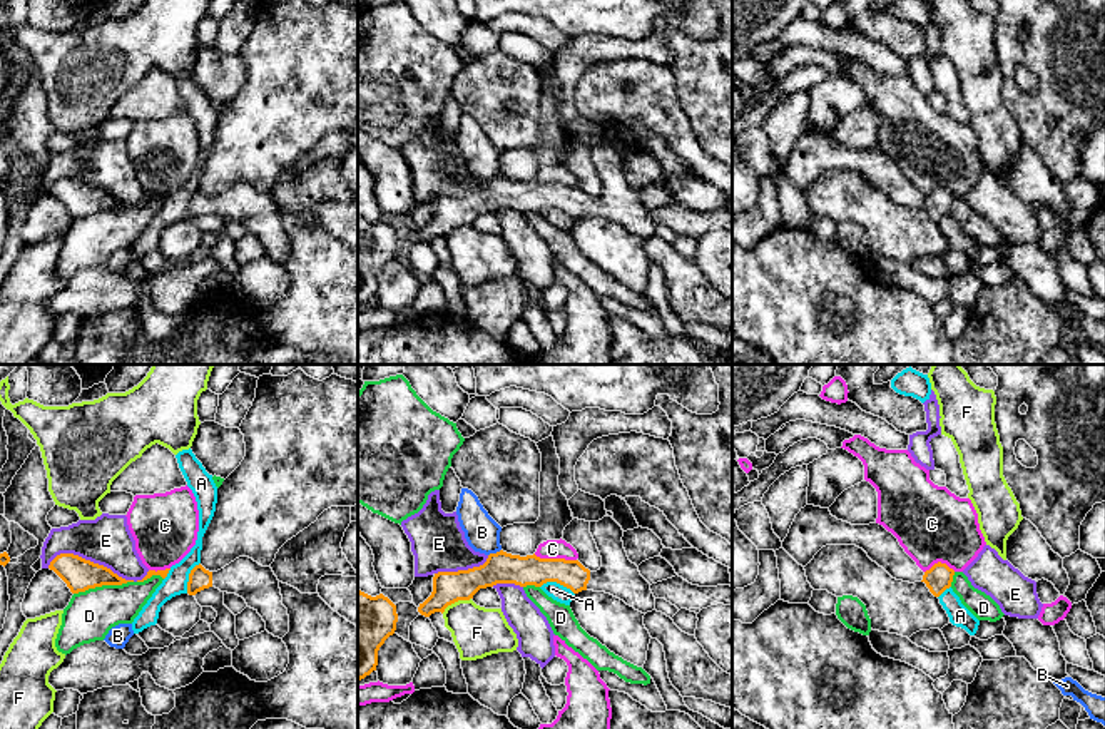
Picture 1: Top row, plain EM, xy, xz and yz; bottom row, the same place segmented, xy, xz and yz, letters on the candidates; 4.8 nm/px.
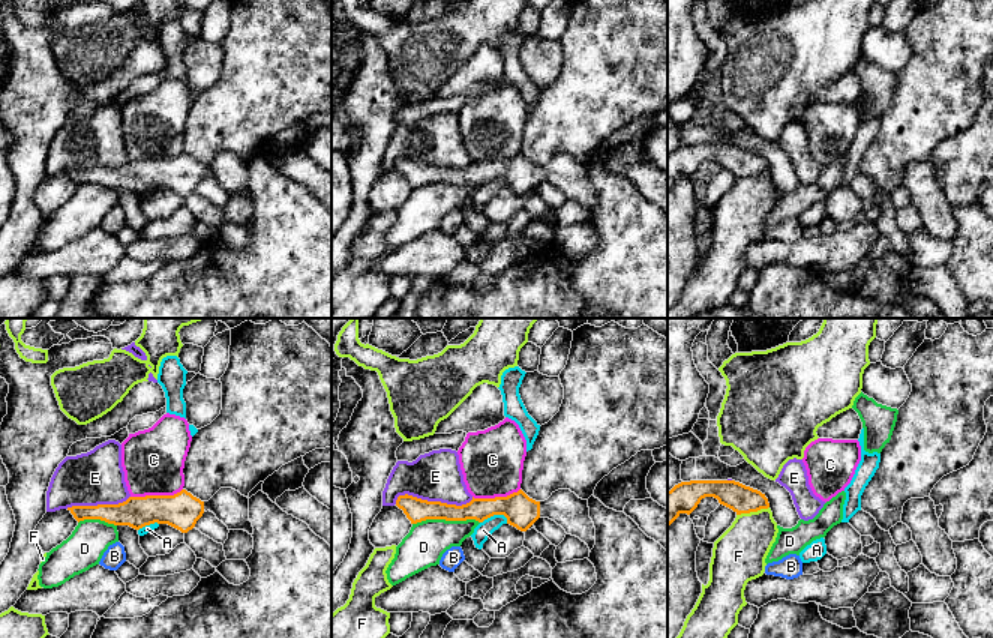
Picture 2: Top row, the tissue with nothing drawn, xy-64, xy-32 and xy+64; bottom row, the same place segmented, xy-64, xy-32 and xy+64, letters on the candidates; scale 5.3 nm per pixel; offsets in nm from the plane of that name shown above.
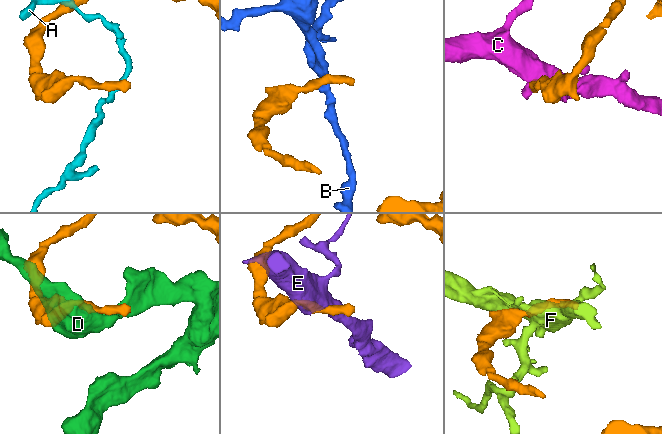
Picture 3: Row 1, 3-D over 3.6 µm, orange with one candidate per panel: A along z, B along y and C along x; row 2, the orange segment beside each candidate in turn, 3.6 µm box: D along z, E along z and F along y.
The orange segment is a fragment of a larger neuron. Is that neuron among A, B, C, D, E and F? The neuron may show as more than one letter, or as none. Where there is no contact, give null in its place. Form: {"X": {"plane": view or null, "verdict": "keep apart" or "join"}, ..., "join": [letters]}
{"A": {"plane": "xz", "verdict": "keep apart"}, "B": {"plane": "xz", "verdict": "keep apart"}, "C": {"plane": "xz", "verdict": "keep apart"}, "D": {"plane": "xy", "verdict": "keep apart"}, "E": {"plane": "xy", "verdict": "keep apart"}, "F": {"plane": "xz", "verdict": "keep apart"}, "join": []}

